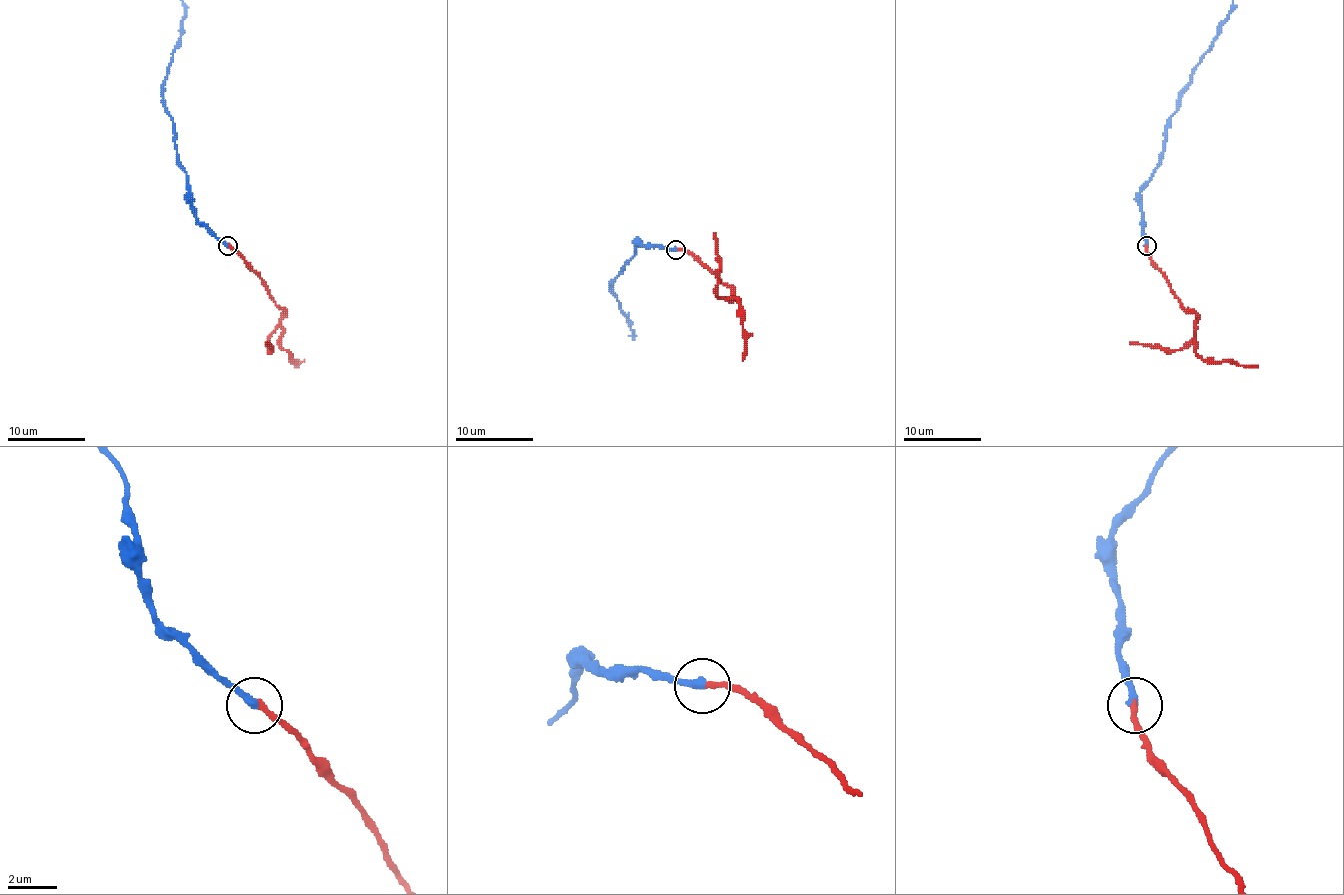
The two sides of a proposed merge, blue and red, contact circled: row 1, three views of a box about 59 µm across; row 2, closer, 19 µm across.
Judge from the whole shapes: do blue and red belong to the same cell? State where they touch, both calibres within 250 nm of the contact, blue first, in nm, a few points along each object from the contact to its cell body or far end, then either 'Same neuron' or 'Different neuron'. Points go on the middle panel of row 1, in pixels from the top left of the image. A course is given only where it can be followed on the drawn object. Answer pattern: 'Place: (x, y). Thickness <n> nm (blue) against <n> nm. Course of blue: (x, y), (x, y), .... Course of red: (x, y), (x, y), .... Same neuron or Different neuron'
Place: (675, 250). Thickness 300 nm (blue) against 240 nm. Course of red: (677, 250), (692, 254), (731, 293), (729, 299), (737, 299), (743, 318), (743, 361). Same neuron

